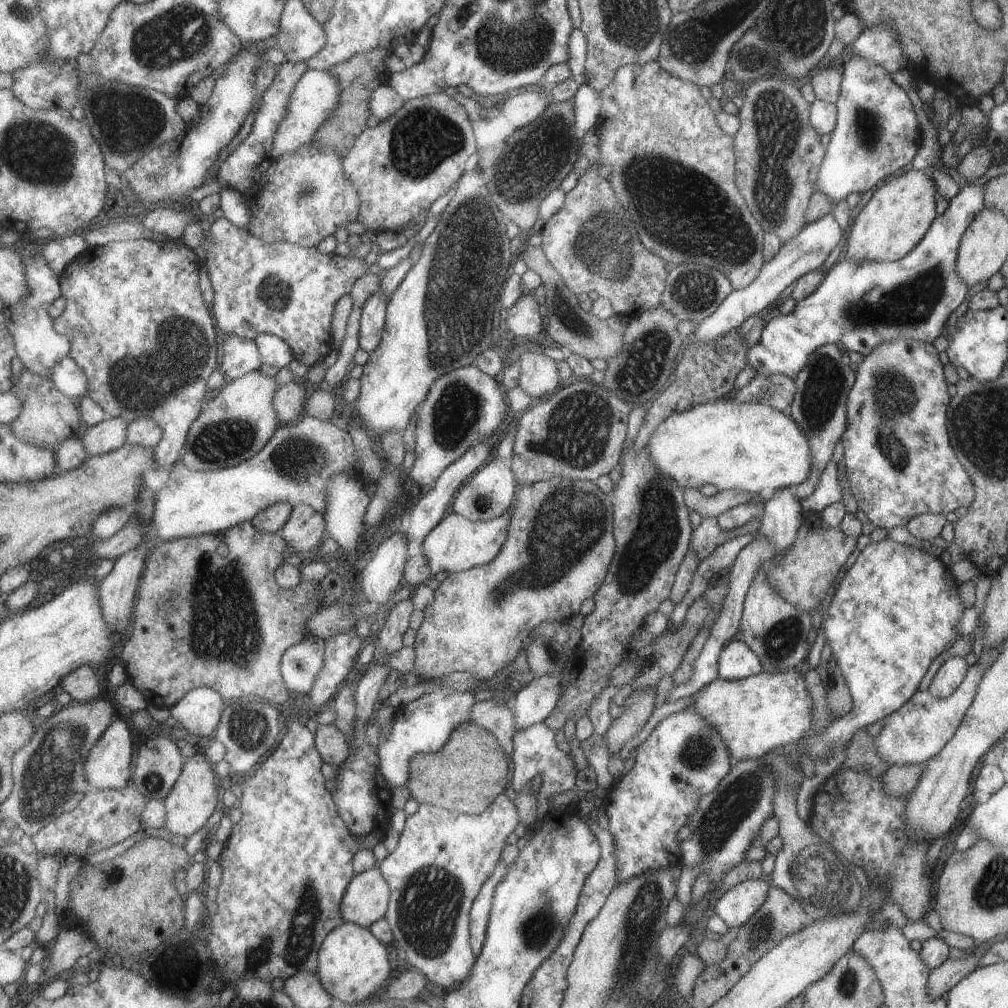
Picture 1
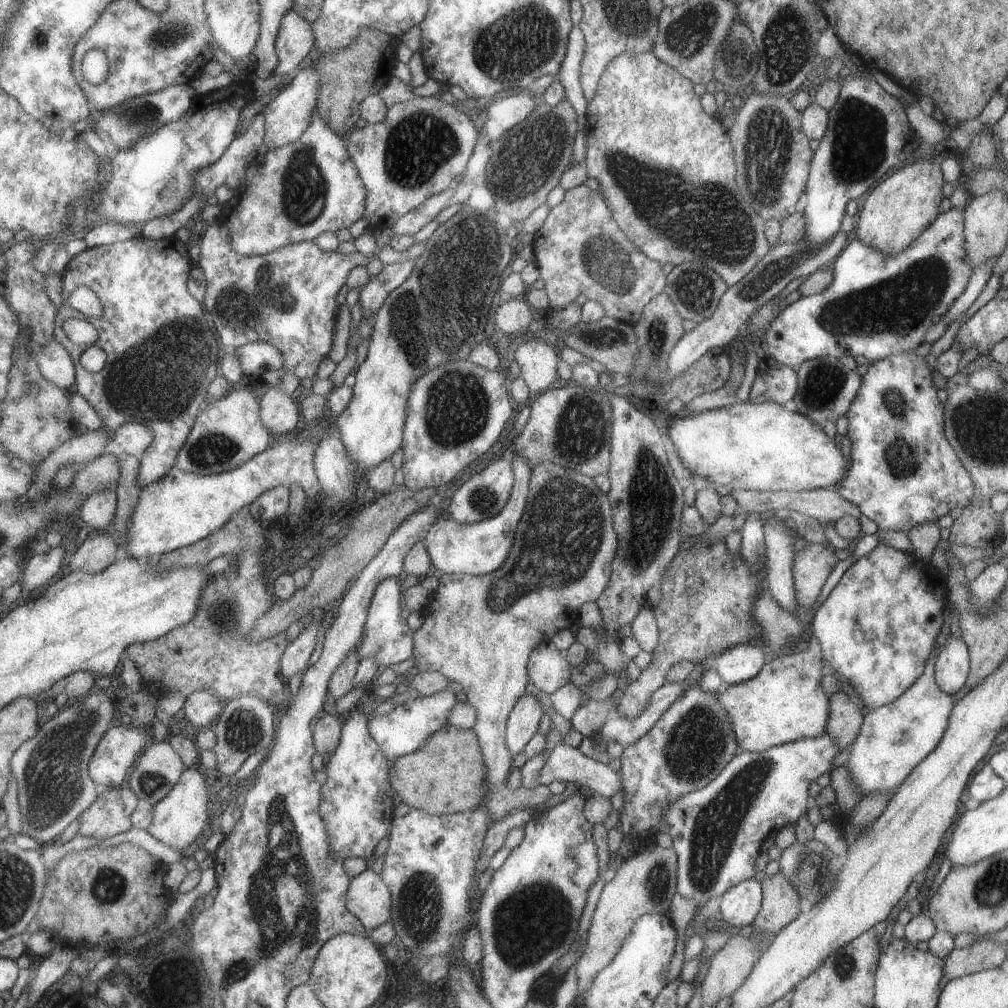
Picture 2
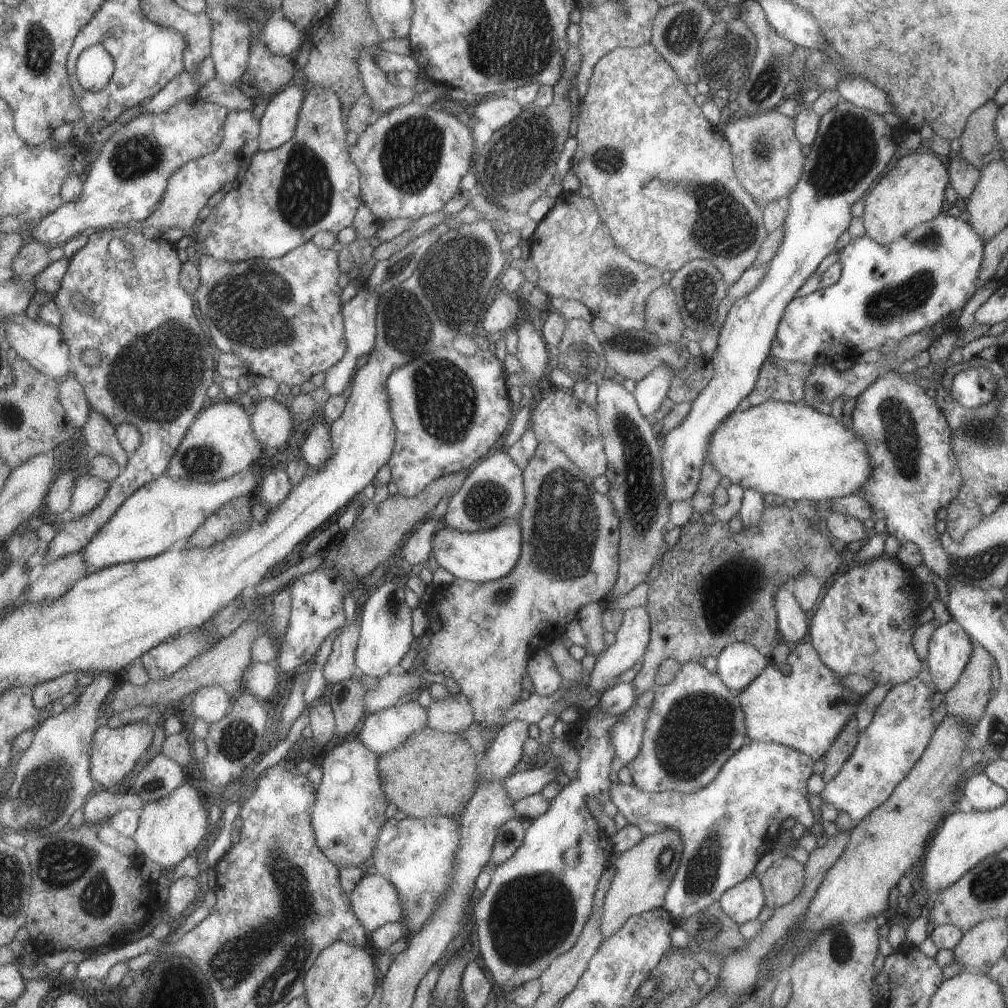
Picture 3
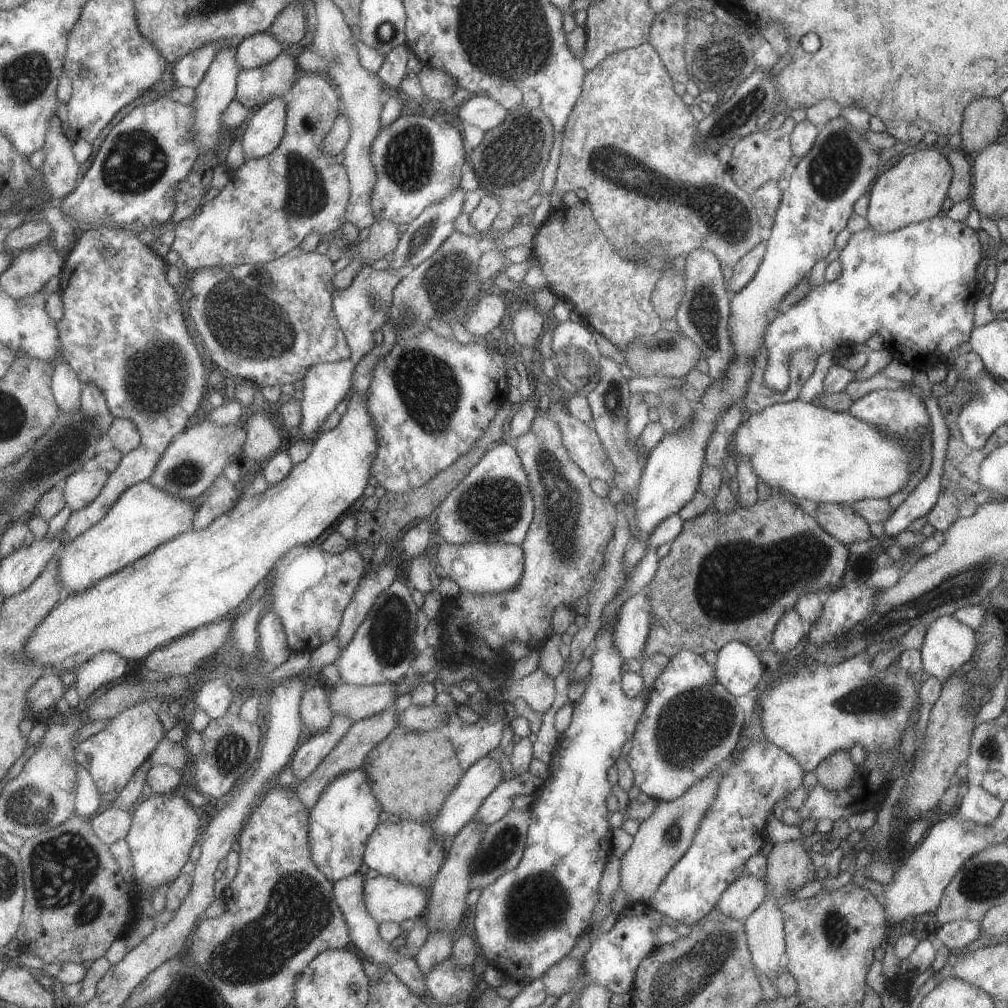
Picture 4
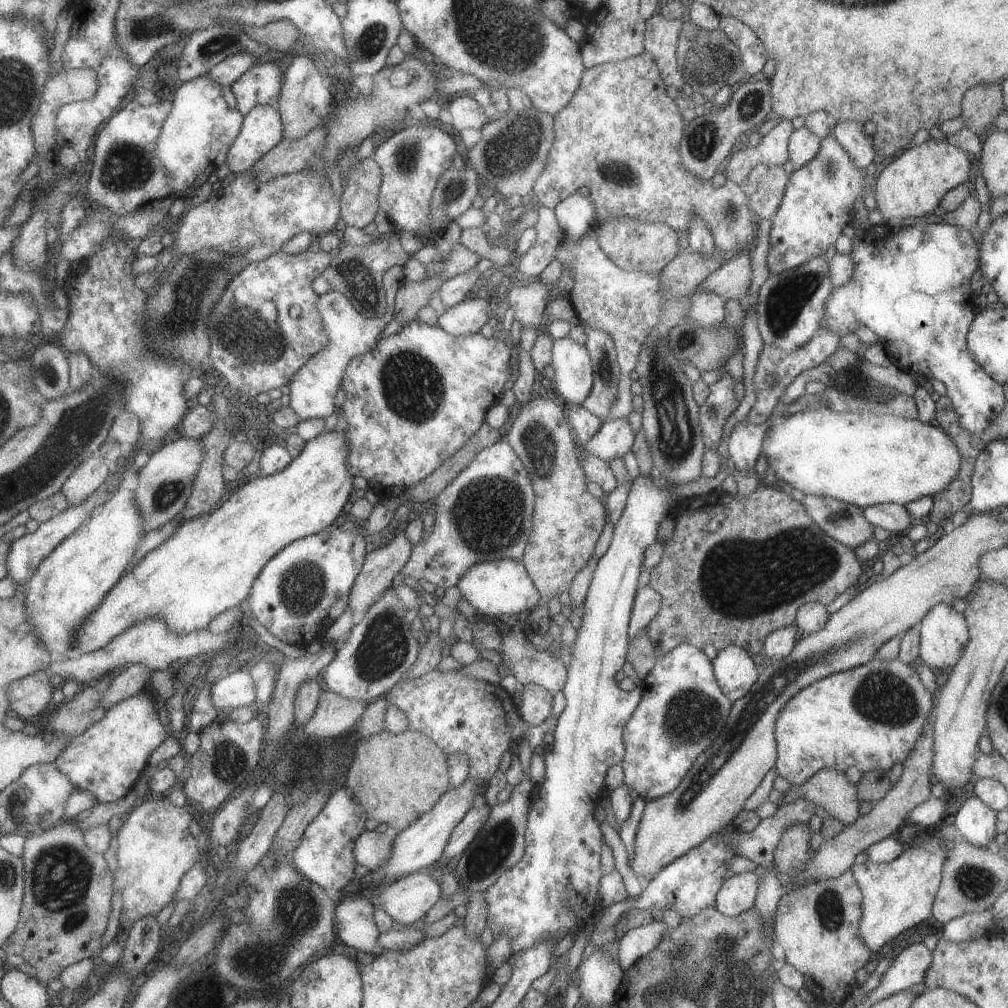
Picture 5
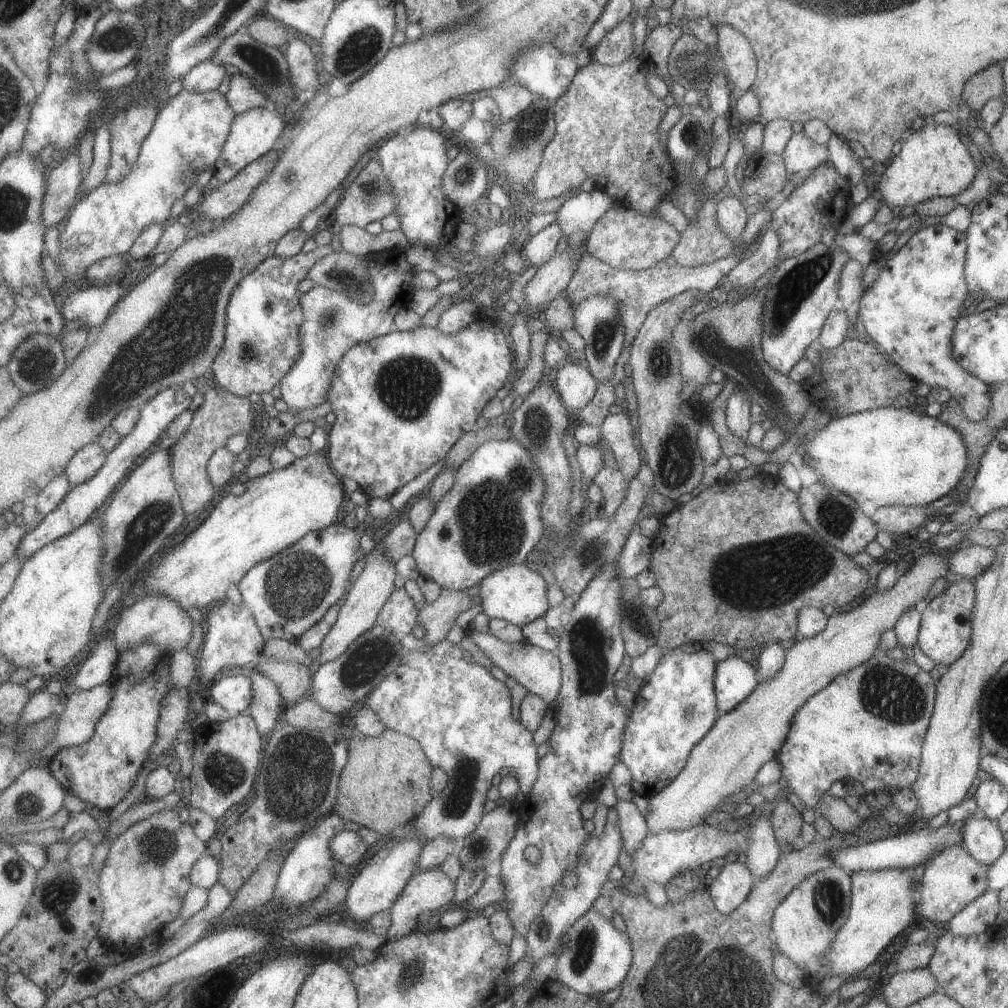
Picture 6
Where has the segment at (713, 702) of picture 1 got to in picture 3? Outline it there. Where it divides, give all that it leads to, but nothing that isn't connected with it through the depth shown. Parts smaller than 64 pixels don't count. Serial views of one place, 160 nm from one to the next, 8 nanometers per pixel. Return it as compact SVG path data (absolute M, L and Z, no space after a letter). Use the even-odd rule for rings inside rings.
M810 642L797 643L785 663L789 666L787 674L769 662L745 690L736 692L743 710L747 741L787 746L815 762L824 757L829 744L855 714L855 706L865 695L841 686L837 680L840 676L823 665Z

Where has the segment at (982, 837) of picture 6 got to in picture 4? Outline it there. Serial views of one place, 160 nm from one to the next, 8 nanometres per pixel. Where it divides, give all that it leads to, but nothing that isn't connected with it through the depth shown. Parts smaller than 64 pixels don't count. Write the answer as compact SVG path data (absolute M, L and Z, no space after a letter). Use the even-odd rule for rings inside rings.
M968 786L959 802L958 817L973 825L990 824L1001 811L1002 801L988 794L981 786Z

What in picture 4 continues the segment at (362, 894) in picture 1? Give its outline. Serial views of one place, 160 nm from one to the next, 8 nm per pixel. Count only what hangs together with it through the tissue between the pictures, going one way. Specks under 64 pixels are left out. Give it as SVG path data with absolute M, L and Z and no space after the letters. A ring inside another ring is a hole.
M380 874L366 876L364 892L368 914L379 925L383 922L400 924L405 920L414 921L430 905L429 890Z

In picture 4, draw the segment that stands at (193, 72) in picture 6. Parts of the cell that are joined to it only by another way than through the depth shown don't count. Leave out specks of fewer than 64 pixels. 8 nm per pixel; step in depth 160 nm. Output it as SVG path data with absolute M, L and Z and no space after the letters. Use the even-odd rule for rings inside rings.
M269 31L248 37L236 48L241 70L253 70L274 62L286 52L281 42Z

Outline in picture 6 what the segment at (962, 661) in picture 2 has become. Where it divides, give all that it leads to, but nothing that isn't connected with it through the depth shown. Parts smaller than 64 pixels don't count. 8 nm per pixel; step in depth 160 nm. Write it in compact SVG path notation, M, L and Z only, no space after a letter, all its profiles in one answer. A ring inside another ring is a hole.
M950 578L947 590L937 594L929 603L919 606L918 642L921 652L934 663L950 665L966 649L971 636L970 612L974 601L974 586L969 578Z

